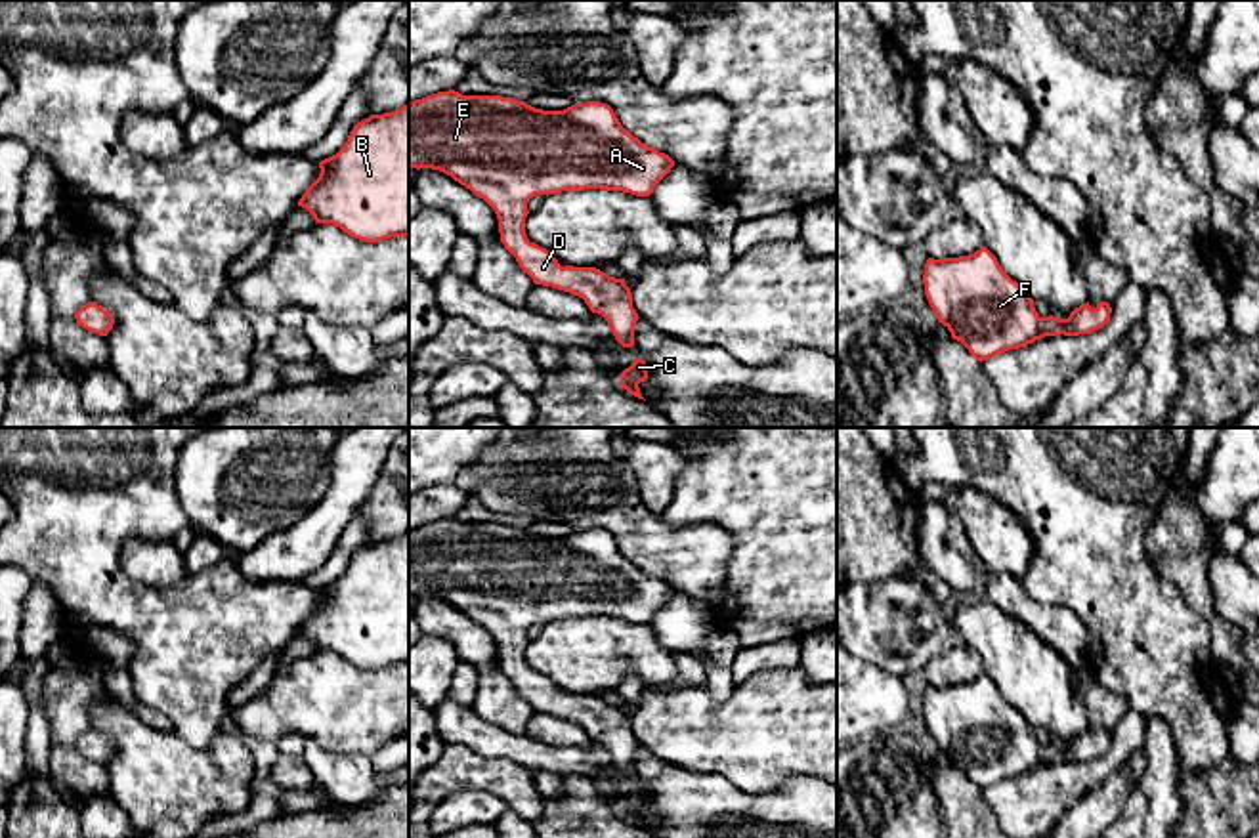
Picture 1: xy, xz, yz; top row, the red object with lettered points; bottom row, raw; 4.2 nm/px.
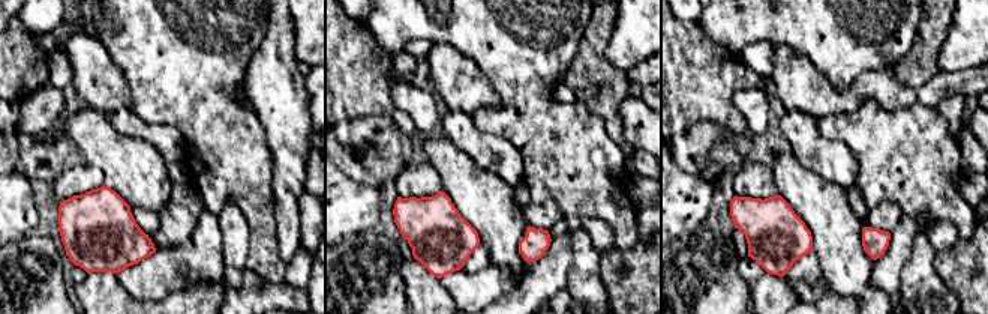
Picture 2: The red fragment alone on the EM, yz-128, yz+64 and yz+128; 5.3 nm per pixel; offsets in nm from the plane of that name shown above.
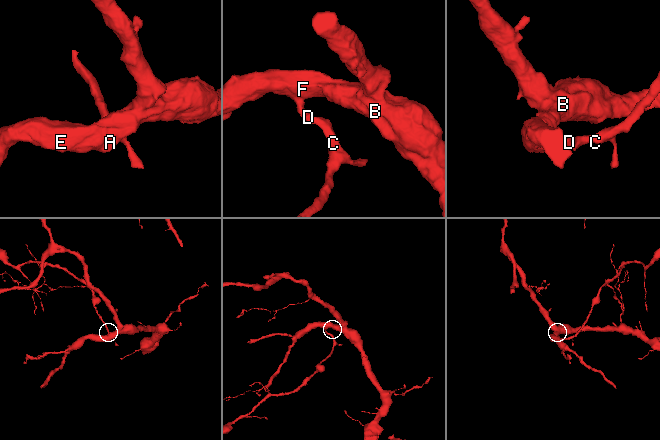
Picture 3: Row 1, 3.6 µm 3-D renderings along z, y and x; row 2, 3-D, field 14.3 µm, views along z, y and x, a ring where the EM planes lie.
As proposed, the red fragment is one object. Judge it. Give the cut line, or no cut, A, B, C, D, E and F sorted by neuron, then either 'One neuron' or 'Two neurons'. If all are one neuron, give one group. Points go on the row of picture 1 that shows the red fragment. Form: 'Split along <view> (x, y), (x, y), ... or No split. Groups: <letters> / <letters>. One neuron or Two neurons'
No split. Groups: A B C D E F. One neuron

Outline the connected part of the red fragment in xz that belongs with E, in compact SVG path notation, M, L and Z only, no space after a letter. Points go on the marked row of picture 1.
M437 92L409 101L409 166L439 170L483 199L497 214L501 242L535 284L583 298L592 313L608 321L623 347L634 346L634 325L640 317L625 279L596 267L562 267L525 235L527 202L535 195L606 189L650 197L674 166L669 155L625 130L609 105L588 101L564 111L543 111L514 97Z

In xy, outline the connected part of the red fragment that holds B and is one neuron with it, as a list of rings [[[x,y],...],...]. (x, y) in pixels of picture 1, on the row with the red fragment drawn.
[[[409,103],[357,122],[344,147],[319,168],[319,178],[298,200],[315,223],[332,223],[365,242],[409,237]]]

